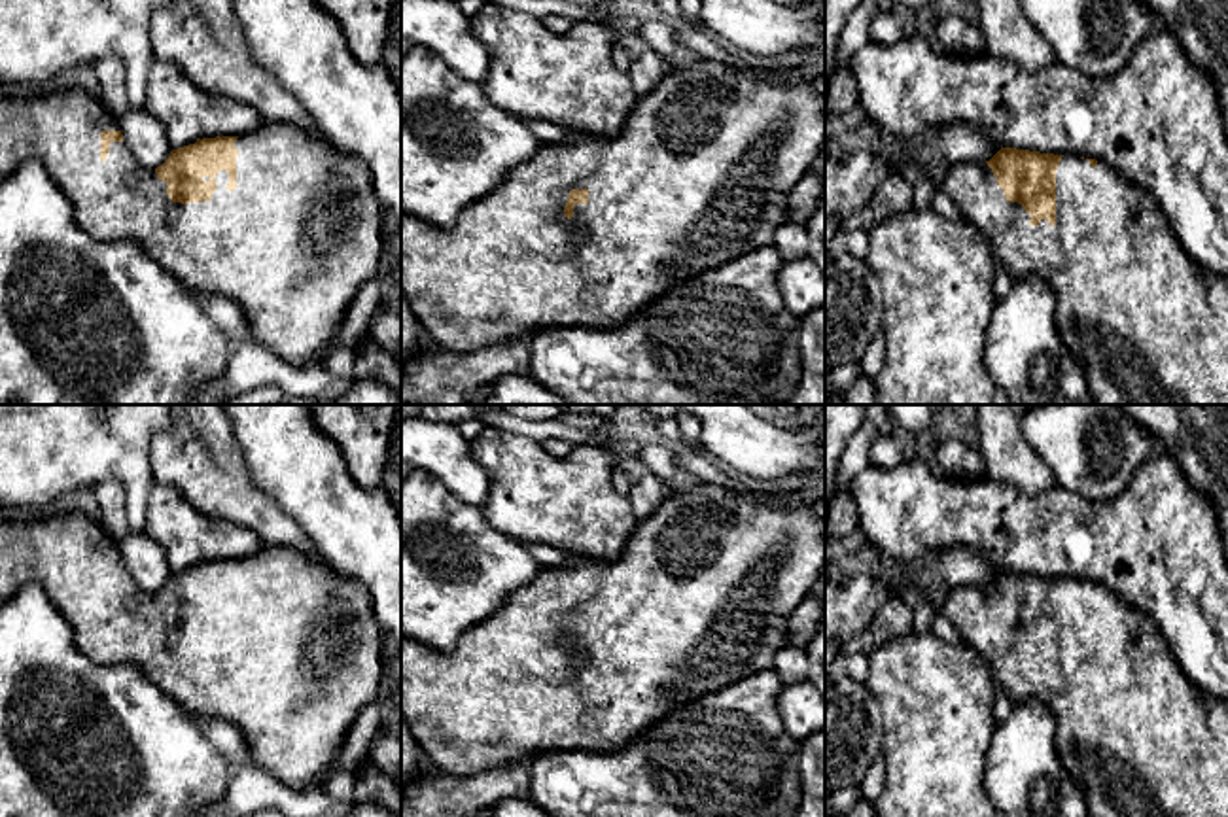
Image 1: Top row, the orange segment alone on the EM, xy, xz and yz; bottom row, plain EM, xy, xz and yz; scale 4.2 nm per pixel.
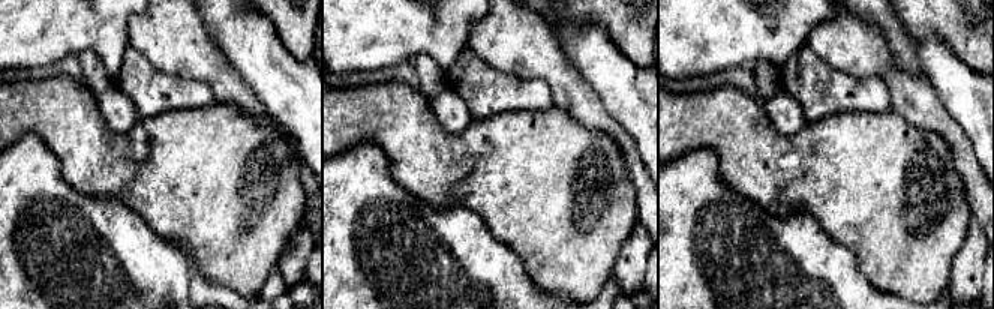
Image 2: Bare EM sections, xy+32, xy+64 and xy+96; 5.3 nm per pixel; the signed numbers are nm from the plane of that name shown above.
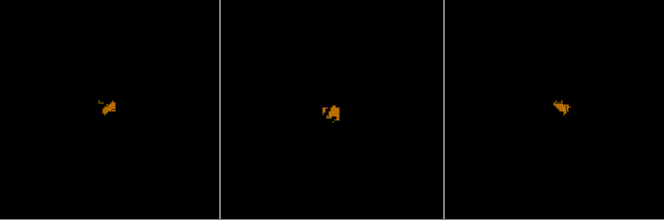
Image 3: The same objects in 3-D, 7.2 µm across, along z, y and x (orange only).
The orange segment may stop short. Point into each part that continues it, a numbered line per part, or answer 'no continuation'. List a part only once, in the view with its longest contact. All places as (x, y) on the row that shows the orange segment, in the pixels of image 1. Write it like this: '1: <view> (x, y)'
1: xy (299, 235)

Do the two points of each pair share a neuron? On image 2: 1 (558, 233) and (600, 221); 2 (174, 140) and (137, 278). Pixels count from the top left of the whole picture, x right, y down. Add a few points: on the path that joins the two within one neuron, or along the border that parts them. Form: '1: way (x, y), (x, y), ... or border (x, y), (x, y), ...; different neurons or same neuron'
1: way (568, 222), (589, 221); same neuron
2: border (123, 204), (131, 207), (168, 242); different neurons

